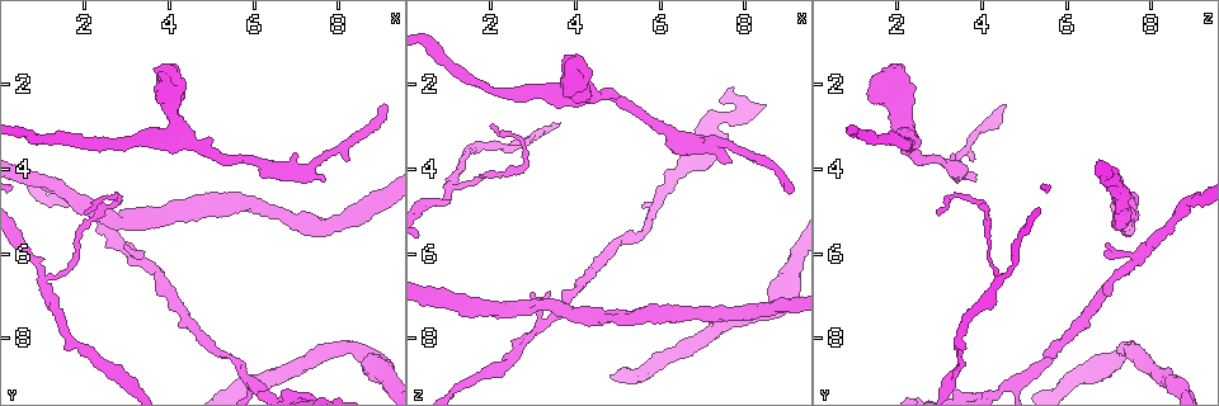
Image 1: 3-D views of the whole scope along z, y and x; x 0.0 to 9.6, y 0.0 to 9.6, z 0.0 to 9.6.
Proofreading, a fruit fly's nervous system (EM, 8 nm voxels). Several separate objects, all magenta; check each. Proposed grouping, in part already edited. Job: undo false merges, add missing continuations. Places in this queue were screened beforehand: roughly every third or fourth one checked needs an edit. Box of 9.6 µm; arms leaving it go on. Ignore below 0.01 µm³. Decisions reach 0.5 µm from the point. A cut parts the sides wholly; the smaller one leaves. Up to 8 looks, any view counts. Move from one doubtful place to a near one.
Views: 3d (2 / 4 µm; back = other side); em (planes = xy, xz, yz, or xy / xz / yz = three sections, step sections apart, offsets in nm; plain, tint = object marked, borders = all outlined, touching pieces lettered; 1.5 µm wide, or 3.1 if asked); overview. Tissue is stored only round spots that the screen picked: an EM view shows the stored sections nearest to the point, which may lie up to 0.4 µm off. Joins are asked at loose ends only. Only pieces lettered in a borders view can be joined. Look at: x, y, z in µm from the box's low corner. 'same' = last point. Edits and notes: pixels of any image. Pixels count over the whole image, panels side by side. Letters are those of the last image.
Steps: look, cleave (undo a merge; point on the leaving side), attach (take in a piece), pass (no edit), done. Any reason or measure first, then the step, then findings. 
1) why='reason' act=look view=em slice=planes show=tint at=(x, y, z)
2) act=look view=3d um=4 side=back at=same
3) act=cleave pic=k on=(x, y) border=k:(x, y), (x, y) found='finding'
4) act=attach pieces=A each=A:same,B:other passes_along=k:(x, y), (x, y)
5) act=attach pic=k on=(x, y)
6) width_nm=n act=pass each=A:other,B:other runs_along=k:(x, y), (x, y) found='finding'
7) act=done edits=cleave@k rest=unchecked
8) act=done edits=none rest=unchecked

why='calibre changes' act=look view=em slice=xy step=8 show=tint at=(8.70, 8.40, 7.20)

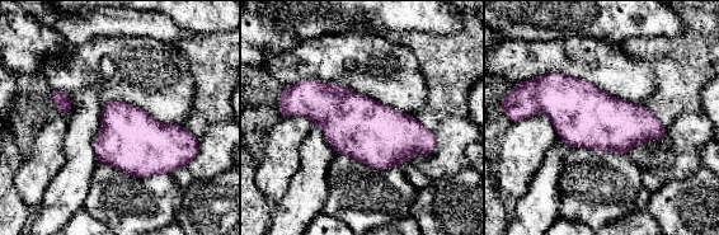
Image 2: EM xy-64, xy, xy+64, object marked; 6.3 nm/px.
why='cut it another way' act=look view=em slice=xz step=4 show=tint at=same

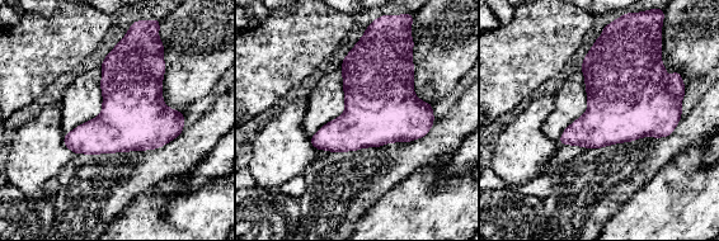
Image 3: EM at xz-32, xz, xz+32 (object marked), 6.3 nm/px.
why='see the neighbours' act=look view=em slice=xz step=4 show=borders at=same

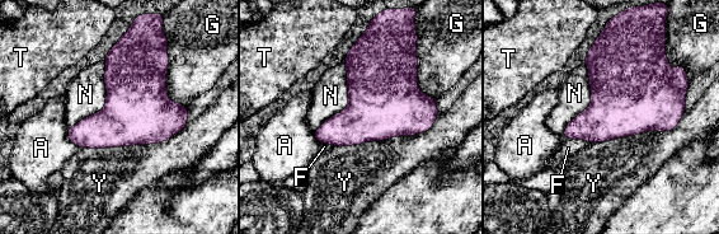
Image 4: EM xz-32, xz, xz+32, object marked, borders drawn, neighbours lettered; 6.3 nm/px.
width_nm=360 act=pass each=A:other,F:other,G:other,N:other,T:other,Y:other found='continuous, no second cell'

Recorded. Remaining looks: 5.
why='arms part here' act=look view=em slice=xz step=4 show=tint at=(1.05, 6.60, 4.40)

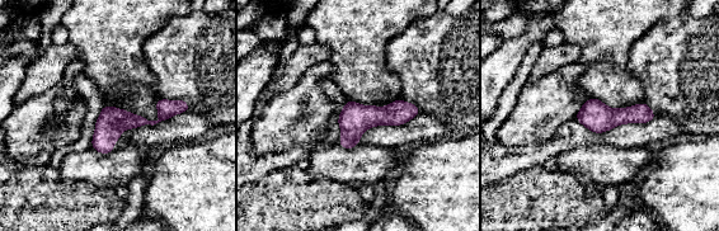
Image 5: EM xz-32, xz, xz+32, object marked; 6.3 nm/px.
act=look view=em slice=yz step=8 show=borders at=same

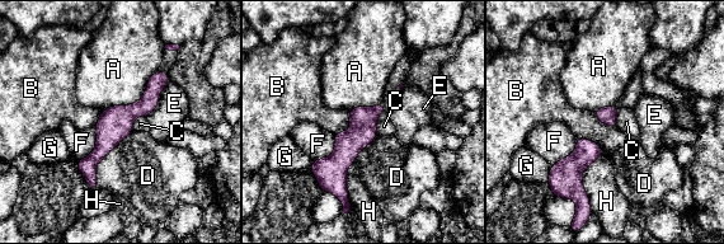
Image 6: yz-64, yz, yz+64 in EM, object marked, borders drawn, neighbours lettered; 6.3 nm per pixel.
width_nm=100 act=pass each=A:other,B:other,C:other,D:other,E:other,F:other,G:other,H:other border=6:(349, 112), (349, 130), (334, 134) found='one cell here'

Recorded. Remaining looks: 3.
why='abrupt turn' act=look view=3d um=2 at=(2.75, 4.75, 3.70)

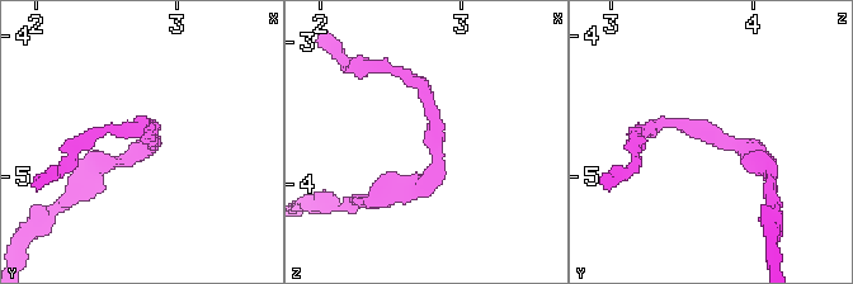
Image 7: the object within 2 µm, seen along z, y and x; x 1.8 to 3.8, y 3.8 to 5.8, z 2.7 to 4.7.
act=look view=em slice=xy step=8 show=tint at=(2.80, 4.68, 3.66)

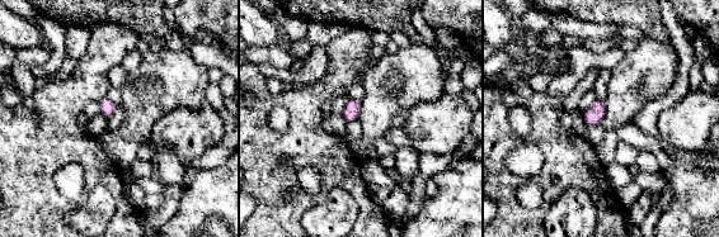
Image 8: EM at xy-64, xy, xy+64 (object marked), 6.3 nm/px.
why='cut it another way' act=look view=em slice=xz step=4 show=borders at=same

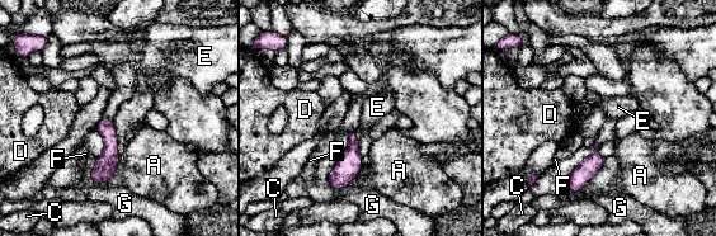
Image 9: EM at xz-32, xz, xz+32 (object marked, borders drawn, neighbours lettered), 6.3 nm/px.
width_nm=60 act=pass each=A:other,C:other,D:other,E:other,F:other,G:other runs_along=9:(107, 122), (109, 159), (100, 180) found='all the same cell'

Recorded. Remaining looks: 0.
act=done edits=none rest=unchecked

